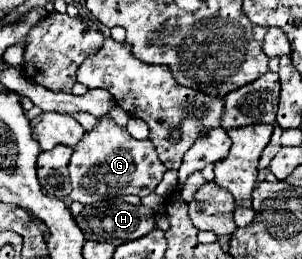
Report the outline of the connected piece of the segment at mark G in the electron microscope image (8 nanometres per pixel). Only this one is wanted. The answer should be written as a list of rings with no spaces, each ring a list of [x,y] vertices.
[[[103,116],[101,124],[97,124],[91,132],[85,132],[81,142],[75,146],[69,162],[69,174],[73,184],[69,198],[81,204],[93,204],[127,194],[151,194],[165,174],[165,166],[161,166],[155,146],[149,140],[131,138],[129,132],[117,126],[111,116]]]

